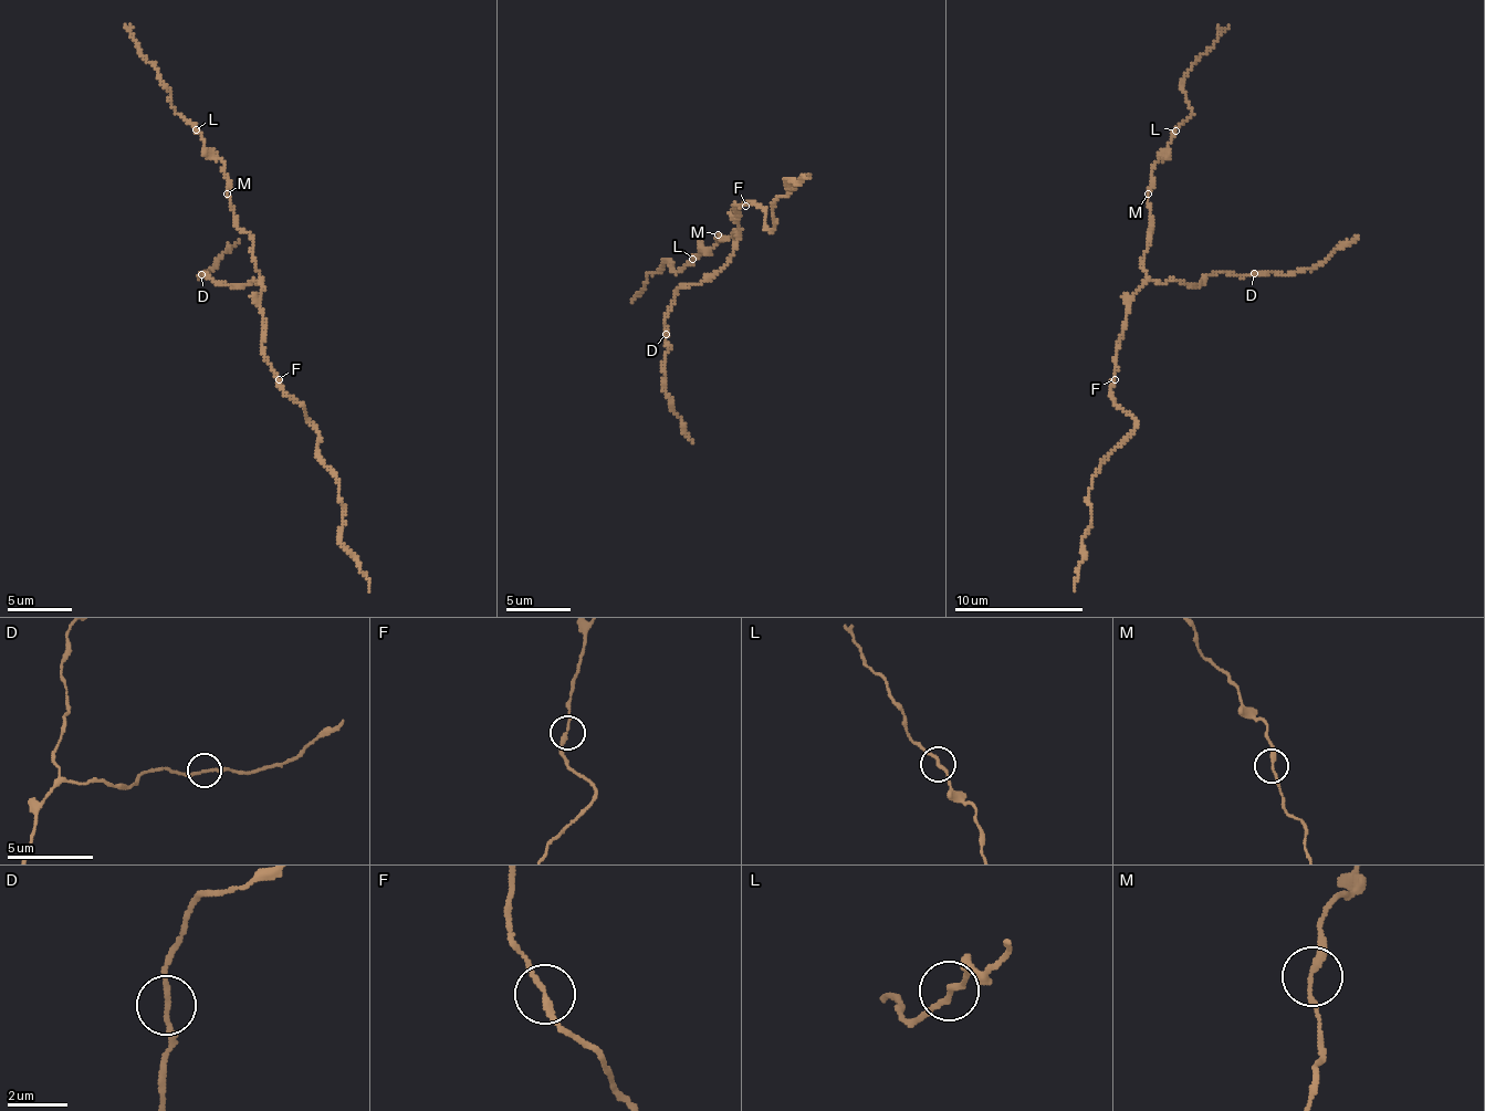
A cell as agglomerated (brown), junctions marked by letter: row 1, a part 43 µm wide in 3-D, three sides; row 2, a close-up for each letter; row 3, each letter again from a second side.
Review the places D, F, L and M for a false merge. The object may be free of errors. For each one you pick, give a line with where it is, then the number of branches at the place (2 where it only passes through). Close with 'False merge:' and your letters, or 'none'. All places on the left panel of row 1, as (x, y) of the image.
False merge: none

